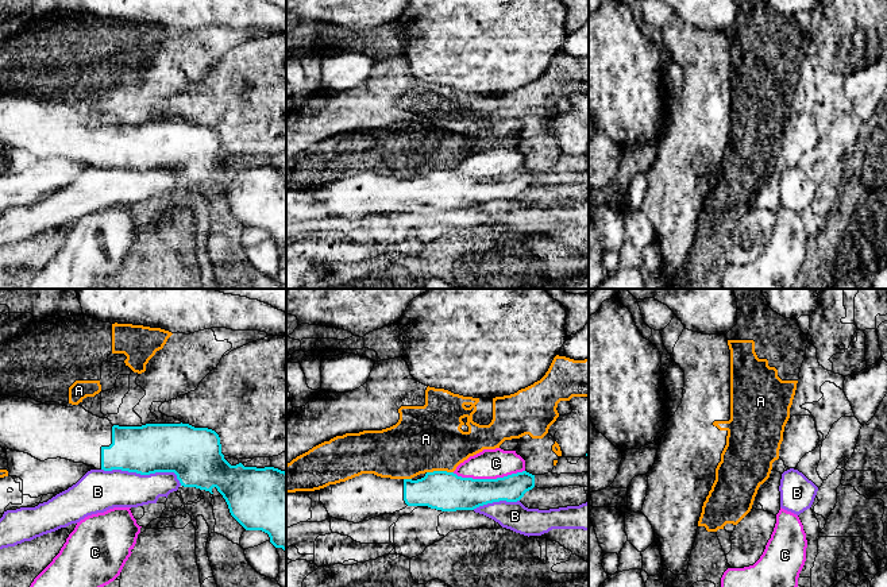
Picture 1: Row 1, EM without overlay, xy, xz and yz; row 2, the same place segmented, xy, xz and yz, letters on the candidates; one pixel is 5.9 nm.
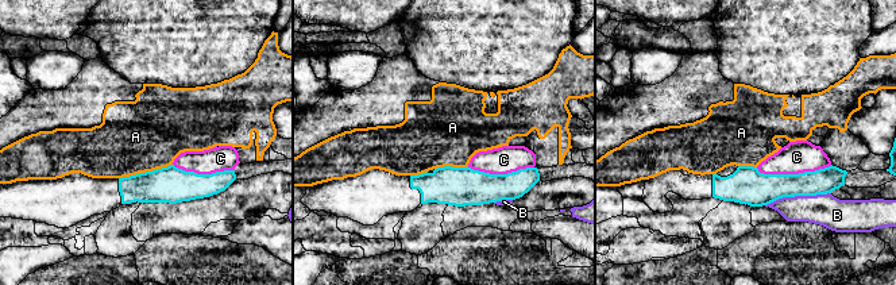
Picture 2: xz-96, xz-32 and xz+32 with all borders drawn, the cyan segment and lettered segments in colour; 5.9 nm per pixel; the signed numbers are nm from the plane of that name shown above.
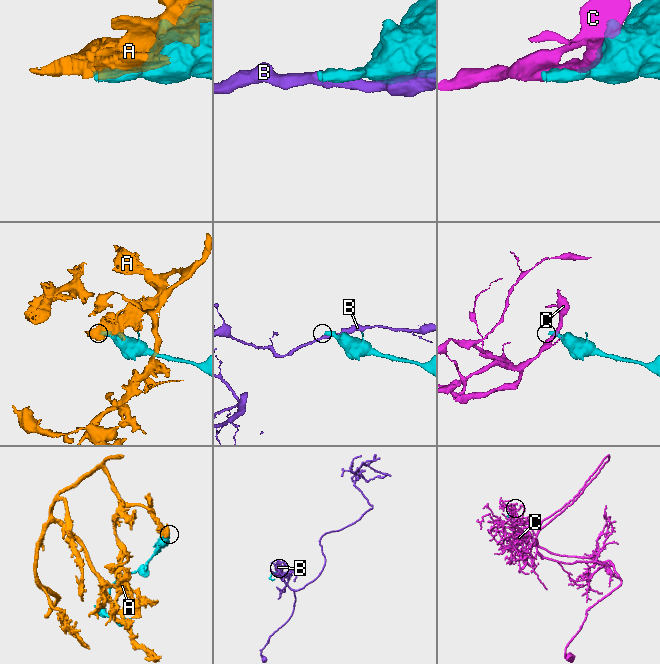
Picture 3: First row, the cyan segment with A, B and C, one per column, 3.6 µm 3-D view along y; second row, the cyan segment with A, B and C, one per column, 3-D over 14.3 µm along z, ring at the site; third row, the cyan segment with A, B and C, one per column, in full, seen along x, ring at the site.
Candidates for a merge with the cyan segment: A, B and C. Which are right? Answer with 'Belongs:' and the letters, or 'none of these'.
Belongs: none of these

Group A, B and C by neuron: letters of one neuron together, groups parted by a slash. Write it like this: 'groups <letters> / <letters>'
groups A / B / C

